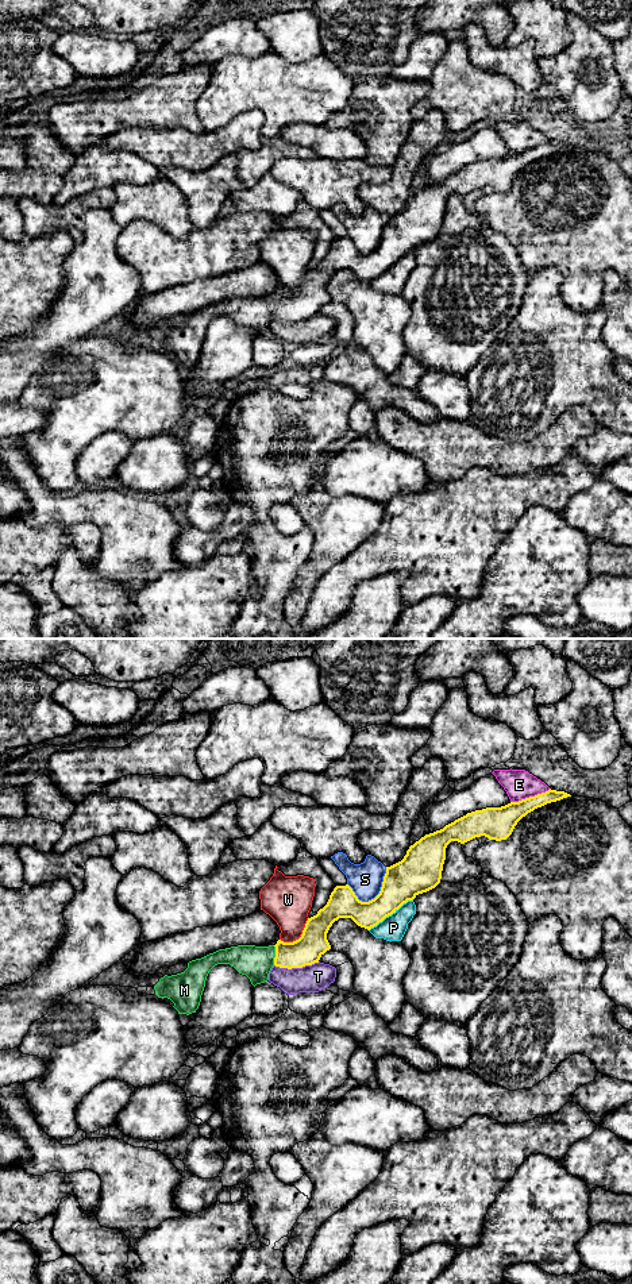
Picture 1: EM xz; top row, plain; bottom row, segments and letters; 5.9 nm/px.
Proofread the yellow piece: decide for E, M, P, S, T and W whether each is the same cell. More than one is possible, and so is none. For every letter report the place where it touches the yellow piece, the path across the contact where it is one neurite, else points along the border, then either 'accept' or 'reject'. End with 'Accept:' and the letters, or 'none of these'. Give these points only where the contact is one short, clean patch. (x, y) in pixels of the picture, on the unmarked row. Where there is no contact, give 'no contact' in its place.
E: contact xz (530, 149); border xz (550, 141), (511, 154); reject
M: contact xz (276, 307); way xz (305, 303), (296, 307), (276, 307), (254, 313); accept
P: contact xz (390, 266); reject
S: contact xz (381, 242); border xz (386, 219), (381, 242), (373, 250), (359, 253); reject
T: contact xz (296, 319); reject
W: contact xz (300, 289); border xz (308, 269), (303, 285), (297, 290), (292, 293), (280, 292); reject
Accept: M

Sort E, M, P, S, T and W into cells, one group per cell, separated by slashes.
E / M / P / S W / T

